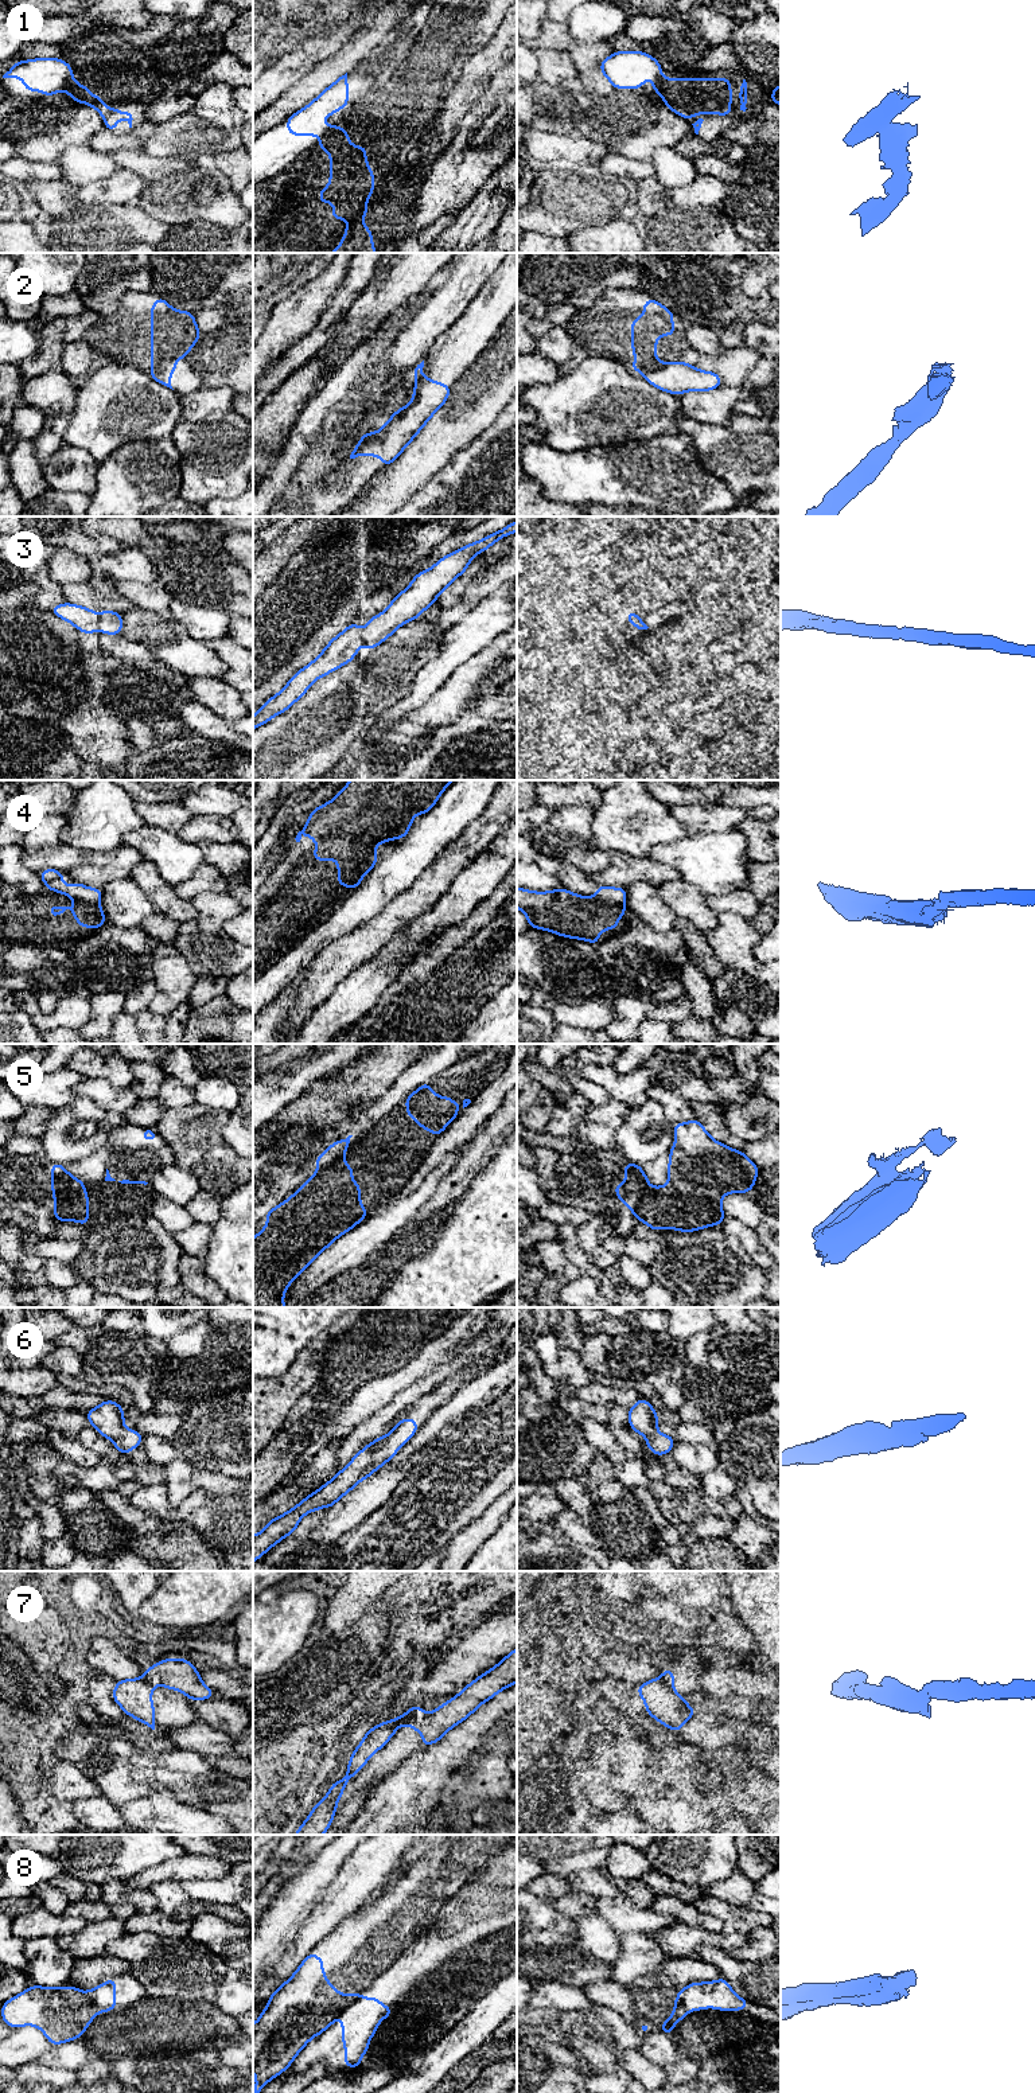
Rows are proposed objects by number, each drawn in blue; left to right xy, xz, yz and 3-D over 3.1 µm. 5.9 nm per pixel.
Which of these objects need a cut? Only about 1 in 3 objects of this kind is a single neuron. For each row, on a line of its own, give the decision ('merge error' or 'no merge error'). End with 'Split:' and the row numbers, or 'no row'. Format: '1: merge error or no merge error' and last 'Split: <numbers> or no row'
1: merge error
2: merge error
3: no merge error
4: merge error
5: no merge error
6: no merge error
7: merge error
8: merge error
Split: 1, 2, 4, 7, 8

